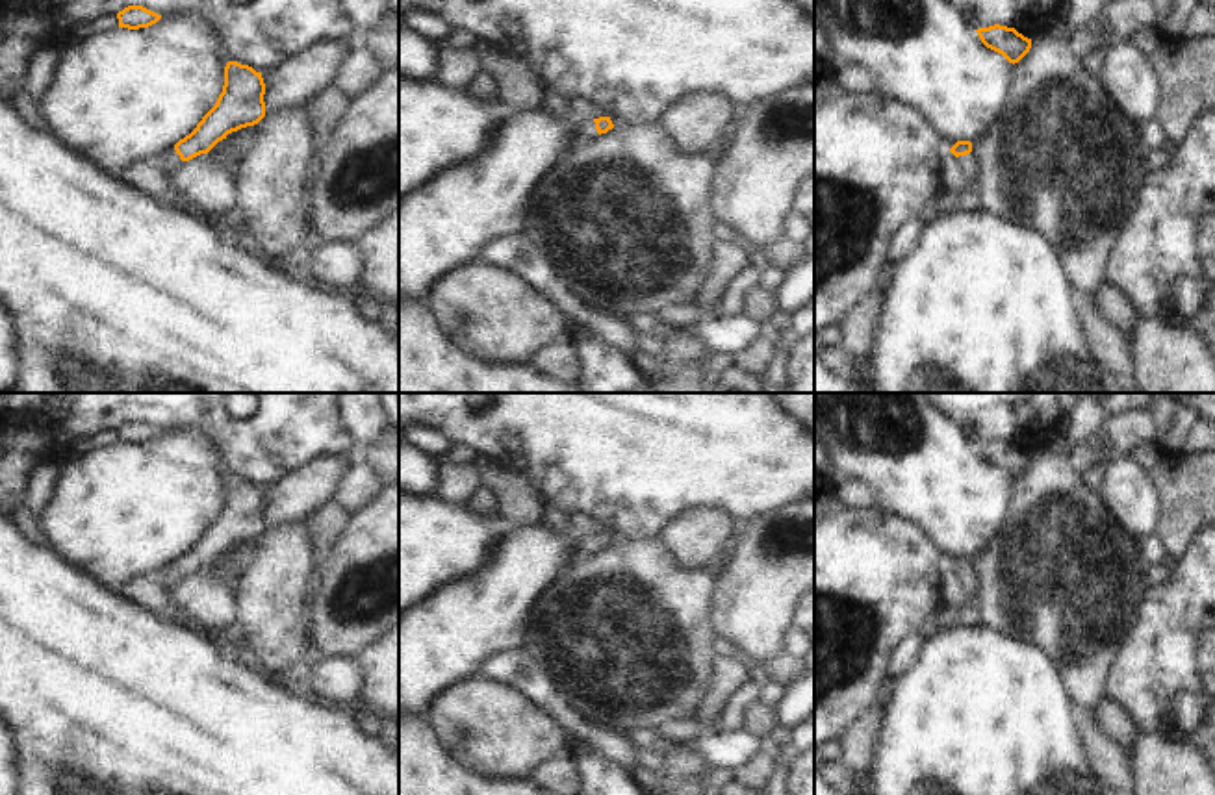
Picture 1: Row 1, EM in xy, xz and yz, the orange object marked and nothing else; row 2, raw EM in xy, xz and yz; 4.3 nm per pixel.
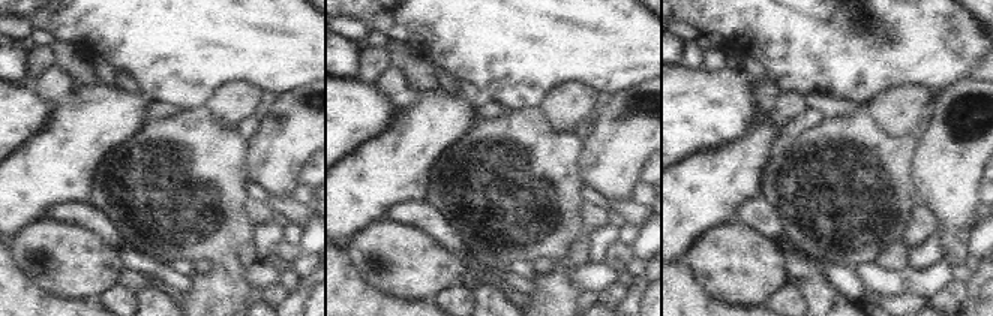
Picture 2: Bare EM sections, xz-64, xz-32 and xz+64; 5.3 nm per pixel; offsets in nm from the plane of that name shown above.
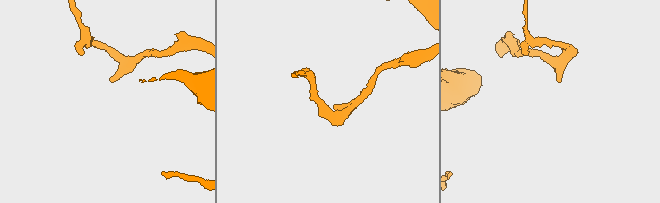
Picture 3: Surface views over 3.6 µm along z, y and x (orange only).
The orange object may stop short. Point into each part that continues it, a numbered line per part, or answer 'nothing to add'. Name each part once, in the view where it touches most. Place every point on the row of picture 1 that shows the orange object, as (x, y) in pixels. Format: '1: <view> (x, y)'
1: xz (585, 128)

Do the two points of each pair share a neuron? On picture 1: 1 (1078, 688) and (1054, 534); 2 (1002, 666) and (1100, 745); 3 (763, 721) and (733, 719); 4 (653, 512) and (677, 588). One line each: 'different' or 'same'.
1: same
2: different
3: different
4: different

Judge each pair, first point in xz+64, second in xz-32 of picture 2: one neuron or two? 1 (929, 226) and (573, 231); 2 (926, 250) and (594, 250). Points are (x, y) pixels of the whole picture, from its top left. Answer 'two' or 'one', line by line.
1: two
2: one

